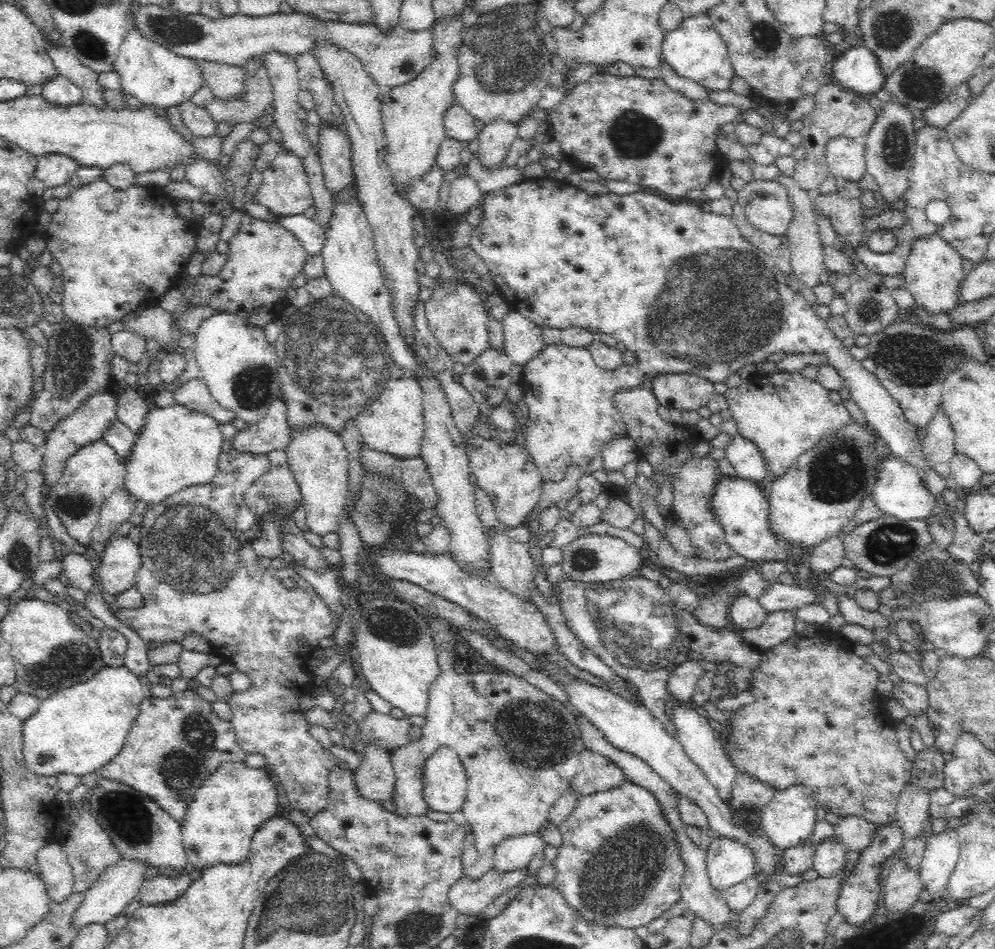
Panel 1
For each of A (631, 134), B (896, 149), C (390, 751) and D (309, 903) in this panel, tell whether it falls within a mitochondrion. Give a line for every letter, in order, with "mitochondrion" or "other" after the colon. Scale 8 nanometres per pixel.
A: mitochondrion
B: mitochondrion
C: other
D: mitochondrion

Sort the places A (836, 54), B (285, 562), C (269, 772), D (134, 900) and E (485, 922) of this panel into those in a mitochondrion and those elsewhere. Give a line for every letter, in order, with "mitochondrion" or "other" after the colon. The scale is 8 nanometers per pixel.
A: other
B: other
C: other
D: other
E: other

